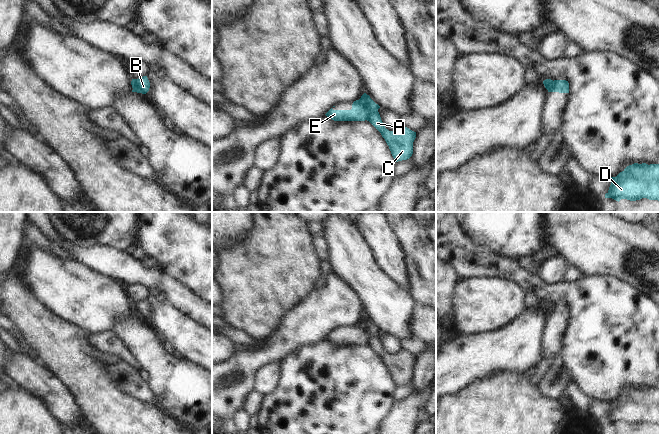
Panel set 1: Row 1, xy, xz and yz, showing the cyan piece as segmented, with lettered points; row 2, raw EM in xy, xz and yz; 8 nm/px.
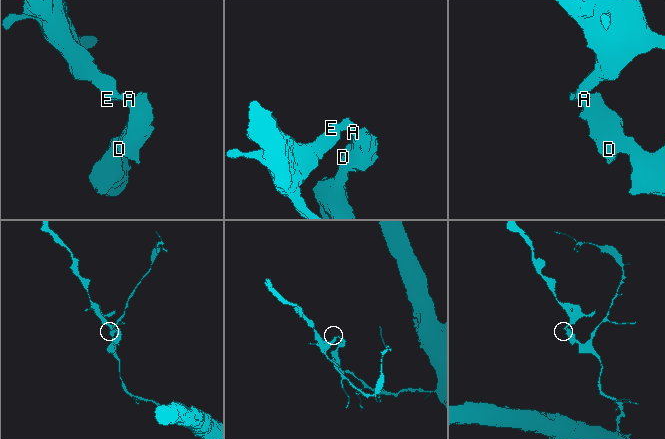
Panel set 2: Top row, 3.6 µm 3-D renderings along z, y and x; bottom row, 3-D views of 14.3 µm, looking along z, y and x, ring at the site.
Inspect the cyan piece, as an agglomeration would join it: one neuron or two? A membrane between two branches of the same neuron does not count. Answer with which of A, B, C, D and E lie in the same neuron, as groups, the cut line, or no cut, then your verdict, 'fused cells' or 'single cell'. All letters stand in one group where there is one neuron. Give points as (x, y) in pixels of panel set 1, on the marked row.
A B C D / E; cut in xz along (357, 100), (366, 108), (367, 119); fused cells

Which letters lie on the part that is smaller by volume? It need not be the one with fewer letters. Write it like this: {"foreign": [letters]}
{"foreign": ["E"]}

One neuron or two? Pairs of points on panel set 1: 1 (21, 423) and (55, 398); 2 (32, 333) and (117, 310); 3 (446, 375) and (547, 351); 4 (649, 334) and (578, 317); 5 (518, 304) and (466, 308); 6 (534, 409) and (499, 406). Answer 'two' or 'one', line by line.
1: two
2: two
3: two
4: one
5: one
6: one

